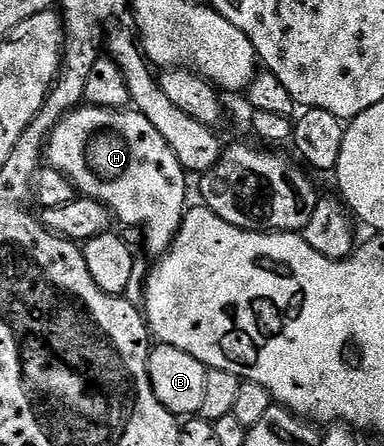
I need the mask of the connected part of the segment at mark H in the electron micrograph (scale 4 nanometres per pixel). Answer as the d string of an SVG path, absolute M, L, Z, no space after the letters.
M79 106L73 112L69 112L52 130L50 141L46 144L44 160L49 167L60 170L60 174L67 176L81 195L91 196L93 200L100 202L104 207L110 209L111 213L116 217L117 223L119 220L122 224L142 224L143 230L146 231L146 244L155 252L155 257L161 258L170 249L170 244L180 230L182 218L186 215L188 207L188 201L186 201L186 179L188 179L188 173L185 168L180 166L176 154L172 154L172 146L168 146L168 142L164 142L164 138L160 138L160 134L152 126L152 122L148 122L148 118L144 118L139 112L133 110Z

